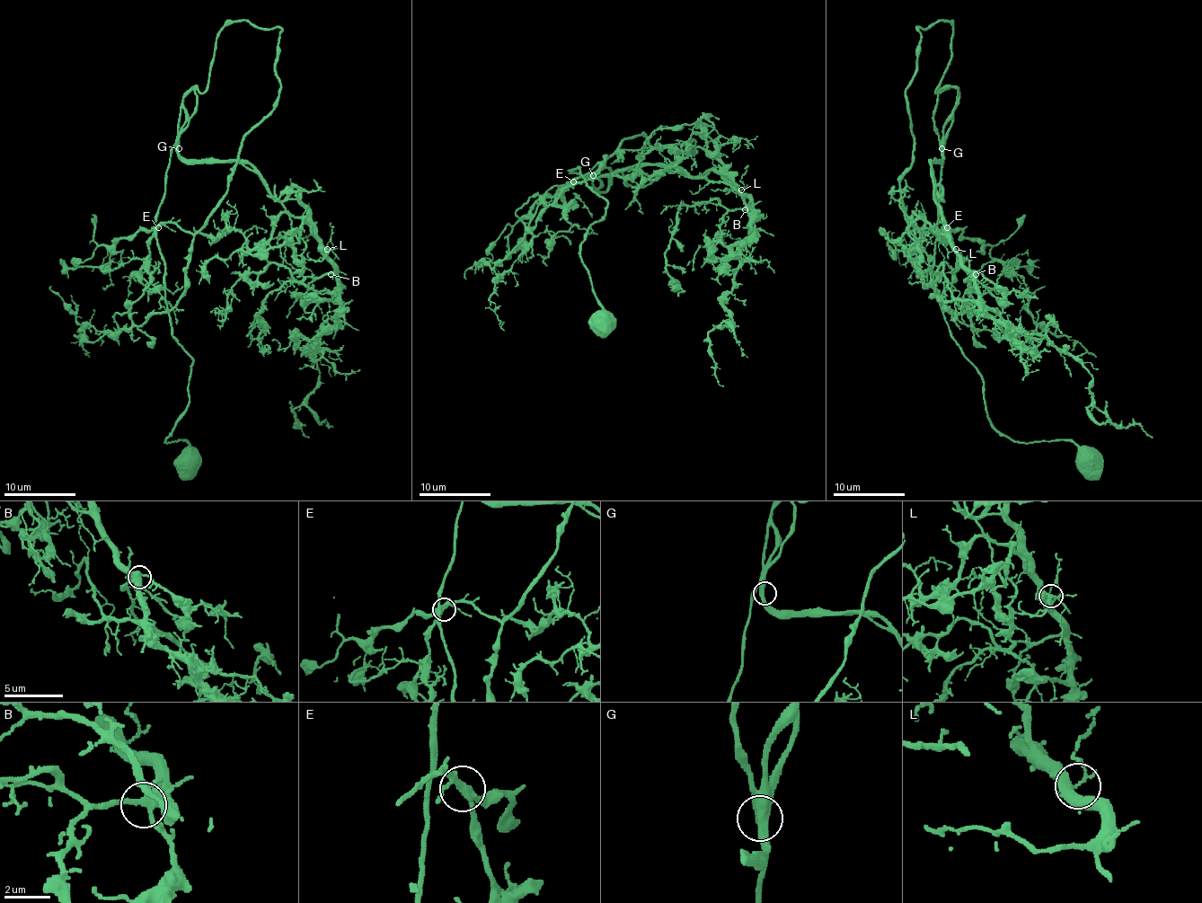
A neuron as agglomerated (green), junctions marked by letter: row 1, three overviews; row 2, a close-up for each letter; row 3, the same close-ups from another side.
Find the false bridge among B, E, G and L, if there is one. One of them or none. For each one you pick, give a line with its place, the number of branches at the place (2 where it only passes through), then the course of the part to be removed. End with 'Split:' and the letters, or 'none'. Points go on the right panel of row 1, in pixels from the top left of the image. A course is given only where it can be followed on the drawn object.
E: place (947, 227); branches 3; course (947, 227), (956, 254), (952, 297), (965, 310), (990, 315), (1006, 331), (1043, 328), (1065, 335), (1095, 357)
Split: E

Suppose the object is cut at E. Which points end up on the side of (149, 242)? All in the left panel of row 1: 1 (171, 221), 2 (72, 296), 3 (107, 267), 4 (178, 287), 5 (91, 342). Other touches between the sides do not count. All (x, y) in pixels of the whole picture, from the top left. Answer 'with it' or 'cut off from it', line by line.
1: cut off from it
2: with it
3: cut off from it
4: with it
5: cut off from it

